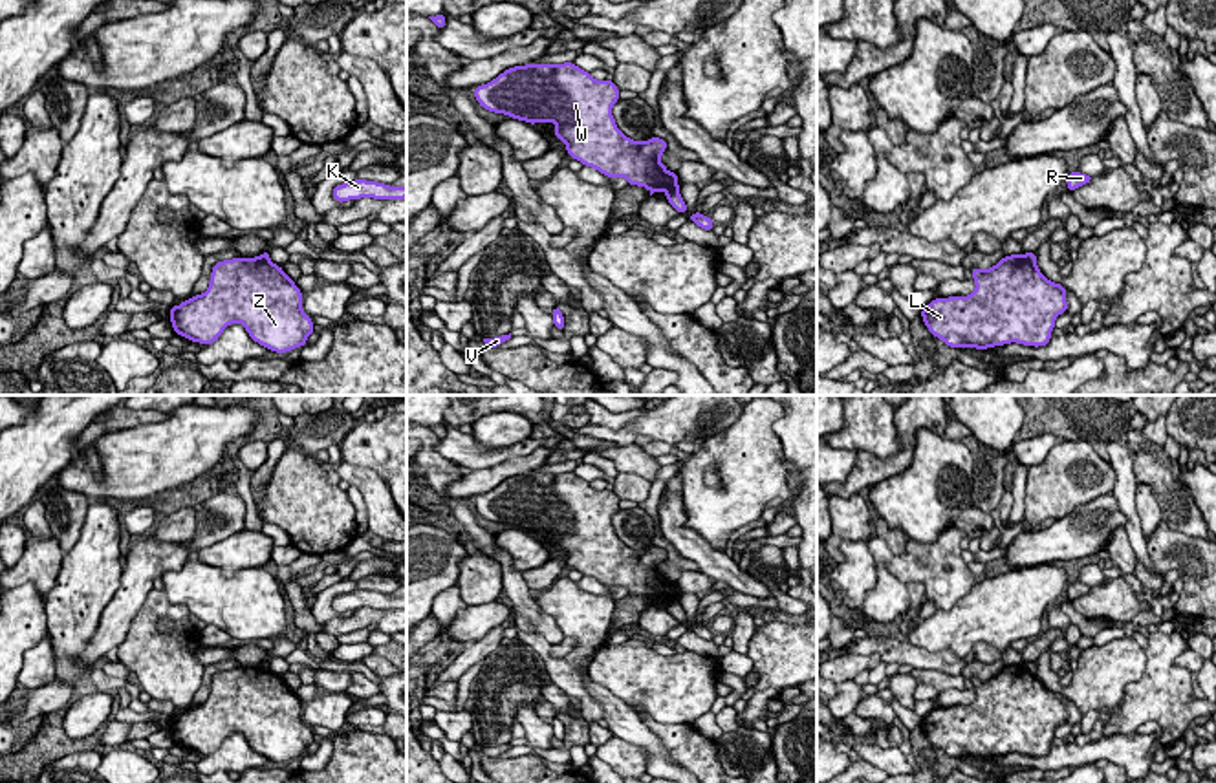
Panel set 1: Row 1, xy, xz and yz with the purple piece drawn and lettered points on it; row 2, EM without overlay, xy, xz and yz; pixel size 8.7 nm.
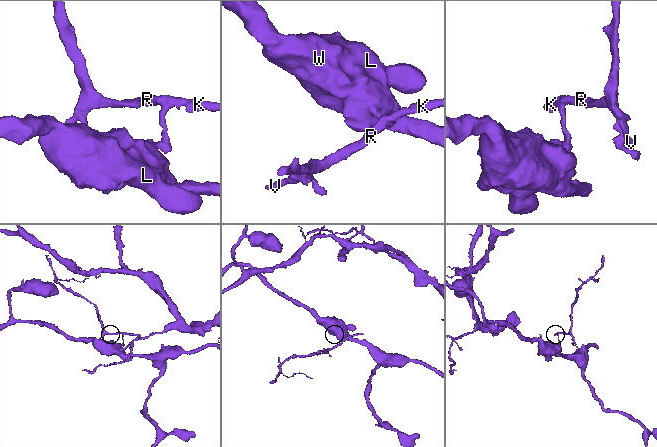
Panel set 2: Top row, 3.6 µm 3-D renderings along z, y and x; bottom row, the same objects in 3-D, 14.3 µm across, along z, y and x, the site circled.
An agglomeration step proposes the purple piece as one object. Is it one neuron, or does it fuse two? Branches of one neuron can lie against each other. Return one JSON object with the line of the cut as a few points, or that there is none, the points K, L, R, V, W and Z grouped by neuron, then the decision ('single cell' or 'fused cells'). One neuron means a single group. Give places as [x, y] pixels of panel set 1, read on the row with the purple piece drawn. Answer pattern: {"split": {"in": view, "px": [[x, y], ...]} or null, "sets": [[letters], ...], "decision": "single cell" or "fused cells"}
{"split": {"in": "xz", "px": [[678, 189], [667, 196]]}, "sets": [["K", "R", "V"], ["L", "W", "Z"]], "decision": "fused cells"}

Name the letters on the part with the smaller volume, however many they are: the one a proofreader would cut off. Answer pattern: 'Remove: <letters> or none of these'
Remove: K, R, V

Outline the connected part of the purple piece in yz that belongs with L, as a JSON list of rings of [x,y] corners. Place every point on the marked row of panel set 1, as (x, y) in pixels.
[[[1024,254],[971,271],[976,284],[971,295],[939,296],[921,309],[936,338],[960,349],[1049,344],[1055,318],[1068,311],[1068,287],[1048,280]]]

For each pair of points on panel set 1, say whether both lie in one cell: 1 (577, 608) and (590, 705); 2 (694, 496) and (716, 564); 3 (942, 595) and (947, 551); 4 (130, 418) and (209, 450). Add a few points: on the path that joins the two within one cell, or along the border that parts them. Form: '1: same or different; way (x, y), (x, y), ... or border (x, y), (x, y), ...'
1: same; way (583, 632), (583, 654), (574, 663), (574, 681)
2: different; border (685, 511), (685, 524), (722, 553)
3: same; way (942, 584), (942, 562)
4: different; border (171, 414), (160, 421), (138, 423), (108, 432)

